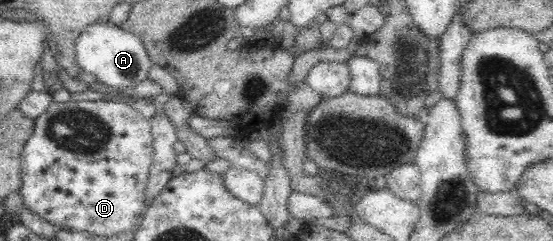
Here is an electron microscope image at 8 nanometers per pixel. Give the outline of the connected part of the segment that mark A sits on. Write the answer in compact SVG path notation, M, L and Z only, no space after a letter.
M109 21L89 25L77 39L74 54L76 64L83 73L93 75L98 83L117 92L124 92L145 81L149 78L151 65L153 65L141 39Z

